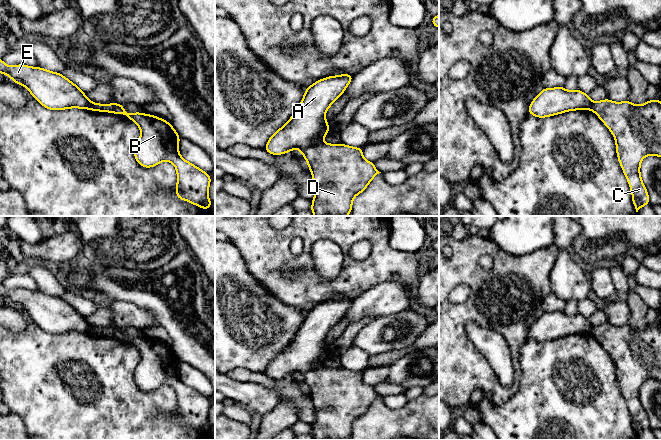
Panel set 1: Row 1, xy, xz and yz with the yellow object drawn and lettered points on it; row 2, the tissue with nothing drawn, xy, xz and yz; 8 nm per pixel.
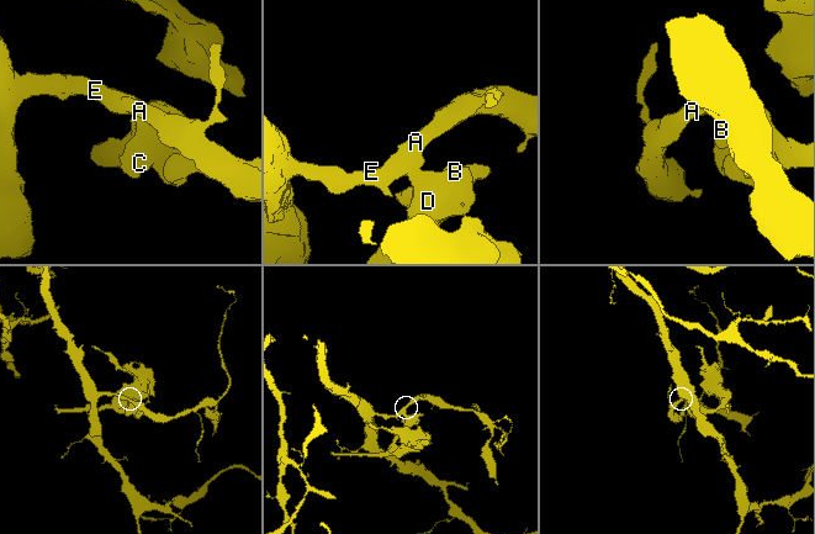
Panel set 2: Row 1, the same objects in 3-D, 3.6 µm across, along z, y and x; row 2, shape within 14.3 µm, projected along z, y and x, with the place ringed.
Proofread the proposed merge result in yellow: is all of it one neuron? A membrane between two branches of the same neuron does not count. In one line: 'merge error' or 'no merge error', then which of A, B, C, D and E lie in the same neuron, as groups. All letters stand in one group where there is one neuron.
merge error; groups A E / B C D

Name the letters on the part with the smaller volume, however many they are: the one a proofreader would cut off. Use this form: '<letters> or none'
B, C, D

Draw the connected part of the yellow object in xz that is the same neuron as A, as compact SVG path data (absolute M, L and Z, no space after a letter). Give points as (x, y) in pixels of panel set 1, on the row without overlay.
M352 298L329 300L307 311L295 337L283 351L269 362L264 374L272 379L281 379L290 376L292 373L304 375L320 368L330 354L325 343L326 335L344 317L353 300Z

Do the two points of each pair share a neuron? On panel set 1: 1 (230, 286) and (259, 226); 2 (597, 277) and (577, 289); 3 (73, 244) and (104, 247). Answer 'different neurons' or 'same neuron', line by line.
1: different neurons
2: different neurons
3: different neurons

